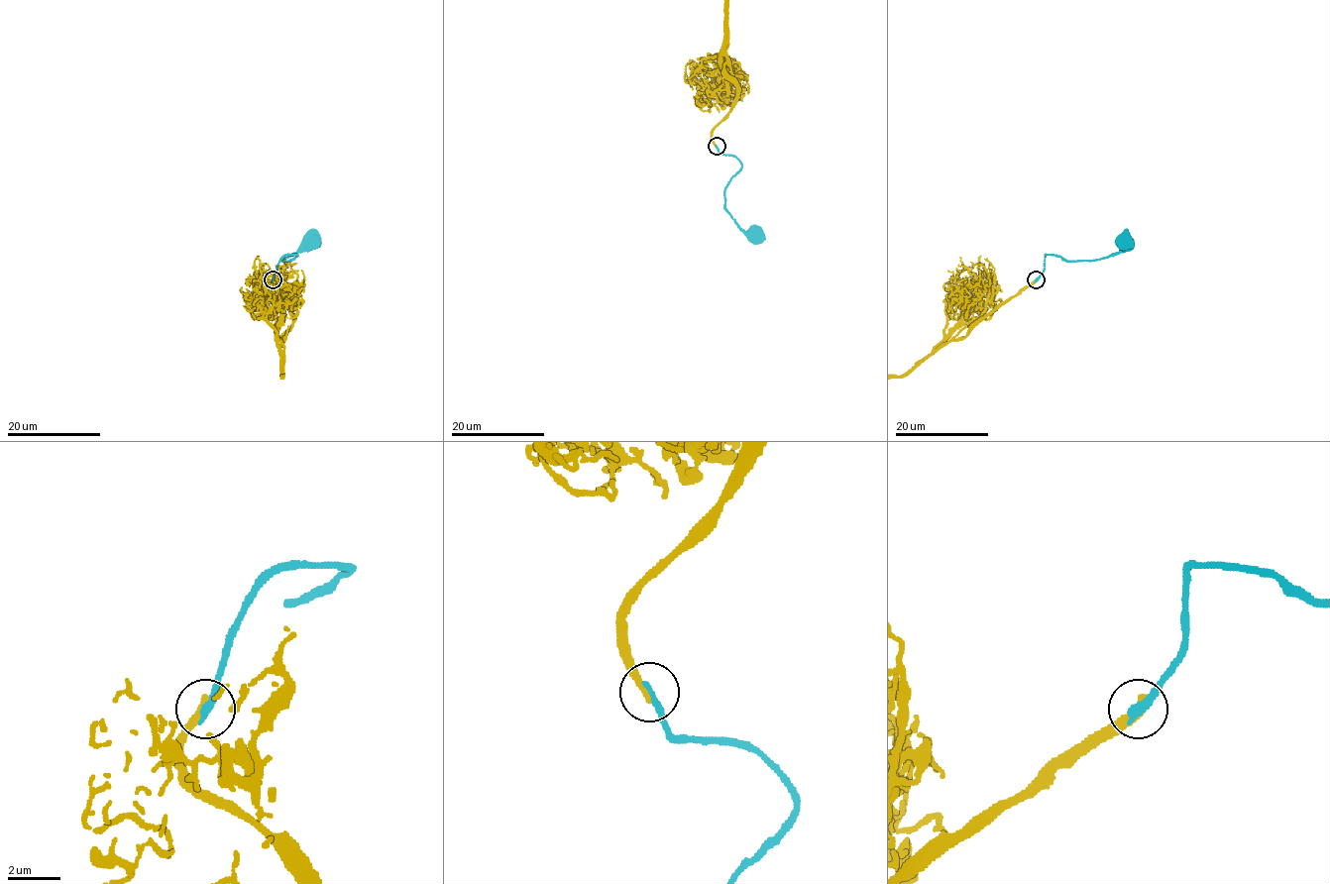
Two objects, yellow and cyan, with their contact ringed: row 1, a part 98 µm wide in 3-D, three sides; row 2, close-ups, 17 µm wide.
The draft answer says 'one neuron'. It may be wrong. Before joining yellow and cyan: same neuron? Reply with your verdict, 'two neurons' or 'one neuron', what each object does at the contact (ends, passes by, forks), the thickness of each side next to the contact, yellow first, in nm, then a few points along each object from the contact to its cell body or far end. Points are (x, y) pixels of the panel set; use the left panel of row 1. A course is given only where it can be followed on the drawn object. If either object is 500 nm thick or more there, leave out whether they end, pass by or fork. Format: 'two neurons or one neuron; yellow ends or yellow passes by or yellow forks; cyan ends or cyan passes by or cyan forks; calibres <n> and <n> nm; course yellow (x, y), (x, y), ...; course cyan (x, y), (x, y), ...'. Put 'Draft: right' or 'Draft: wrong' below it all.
two neurons; yellow ends; cyan ends; calibres 360 and 360 nm; course cyan (273, 279), (277, 264), (285, 256), (298, 256), (280, 260), (298, 251), (311, 250), (314, 246), (312, 242)
Draft: wrong

